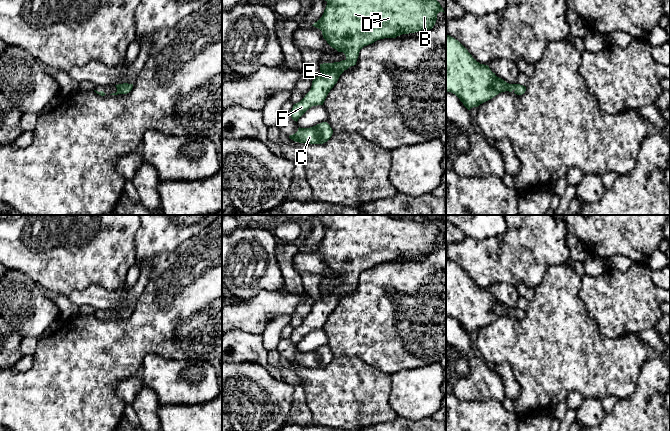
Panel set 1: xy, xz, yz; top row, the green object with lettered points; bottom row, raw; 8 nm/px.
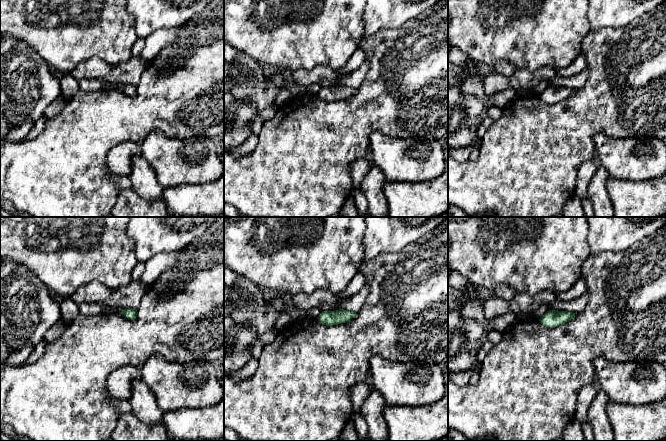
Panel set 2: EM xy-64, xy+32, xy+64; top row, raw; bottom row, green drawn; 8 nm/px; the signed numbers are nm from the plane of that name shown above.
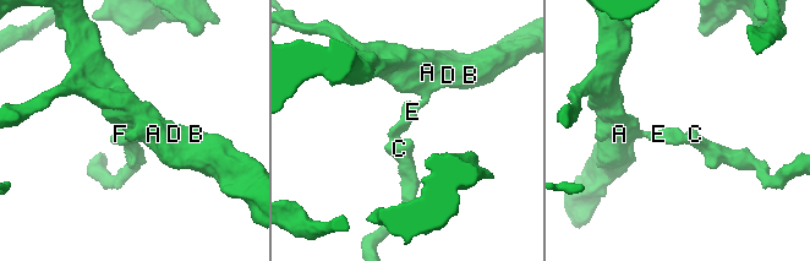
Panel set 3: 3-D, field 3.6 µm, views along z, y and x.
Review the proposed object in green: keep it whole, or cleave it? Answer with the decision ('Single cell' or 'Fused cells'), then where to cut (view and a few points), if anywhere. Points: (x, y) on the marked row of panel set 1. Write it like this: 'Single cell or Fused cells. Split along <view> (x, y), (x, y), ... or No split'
Single cell. No split

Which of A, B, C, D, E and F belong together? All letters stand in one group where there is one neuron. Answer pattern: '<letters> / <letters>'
A B C D E F

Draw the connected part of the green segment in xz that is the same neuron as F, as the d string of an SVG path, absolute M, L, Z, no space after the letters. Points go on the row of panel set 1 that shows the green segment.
M325 0L326 8L322 17L312 26L322 31L323 38L338 52L343 52L345 60L320 64L321 74L314 77L310 91L293 105L291 117L298 119L312 106L323 105L328 93L337 83L340 75L356 65L360 50L377 40L396 38L402 34L430 30L436 23L437 14L444 12L437 0Z

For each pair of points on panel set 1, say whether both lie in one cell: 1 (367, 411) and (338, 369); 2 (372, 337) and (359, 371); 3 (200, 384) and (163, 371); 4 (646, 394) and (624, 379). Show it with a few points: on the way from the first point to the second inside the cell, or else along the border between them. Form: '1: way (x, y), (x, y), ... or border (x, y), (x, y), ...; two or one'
1: way (358, 401), (348, 391), (345, 379); one
2: border (340, 356), (359, 357), (384, 372); two
3: way (191, 382), (175, 382), (172, 380); one
4: border (642, 364), (635, 390), (627, 398), (619, 400); two

